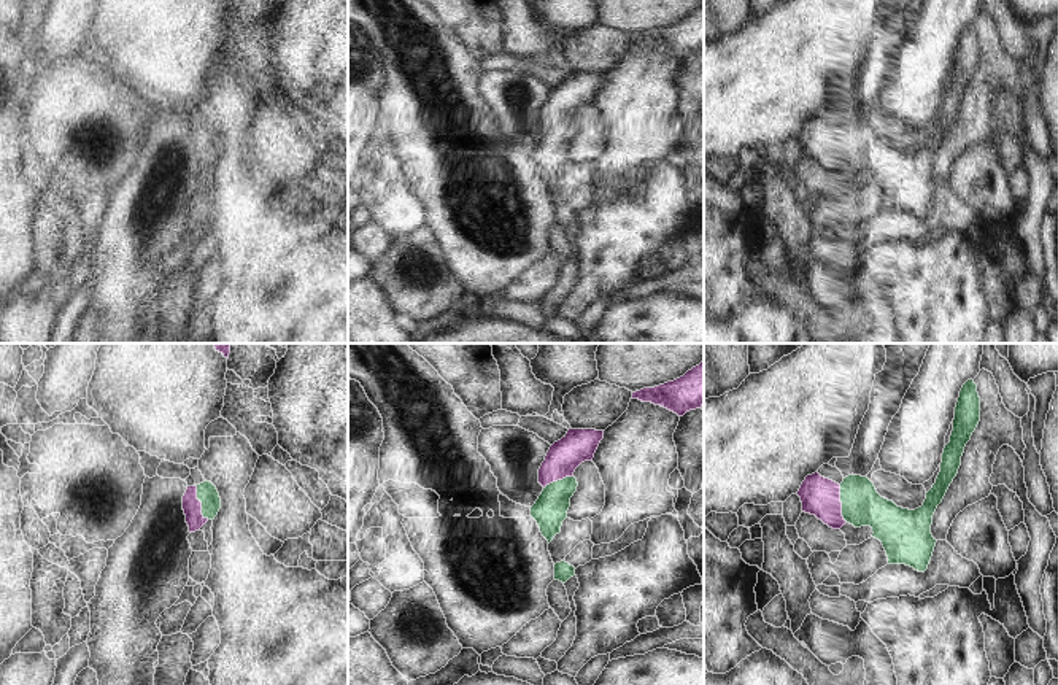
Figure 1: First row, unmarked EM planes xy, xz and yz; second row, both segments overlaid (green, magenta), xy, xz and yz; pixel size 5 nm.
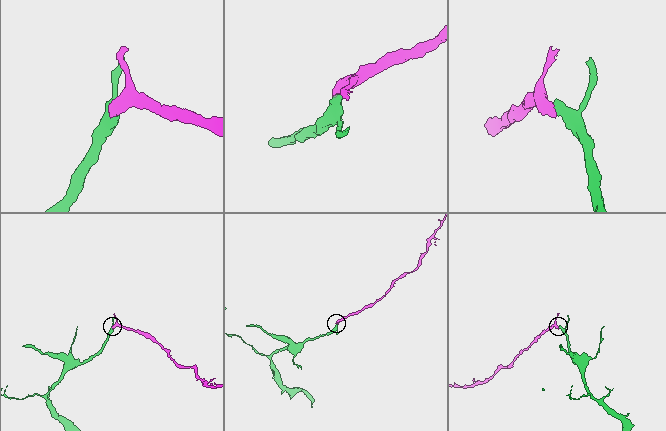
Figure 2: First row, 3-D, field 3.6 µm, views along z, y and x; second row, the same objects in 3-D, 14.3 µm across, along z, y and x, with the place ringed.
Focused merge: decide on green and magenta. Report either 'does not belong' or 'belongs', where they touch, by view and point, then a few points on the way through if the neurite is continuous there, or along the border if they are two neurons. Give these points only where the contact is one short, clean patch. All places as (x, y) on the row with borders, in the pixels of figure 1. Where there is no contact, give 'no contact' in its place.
belongs; meets green in xy at (200, 501); runs through xy (207, 493), (200, 501), (193, 507)

